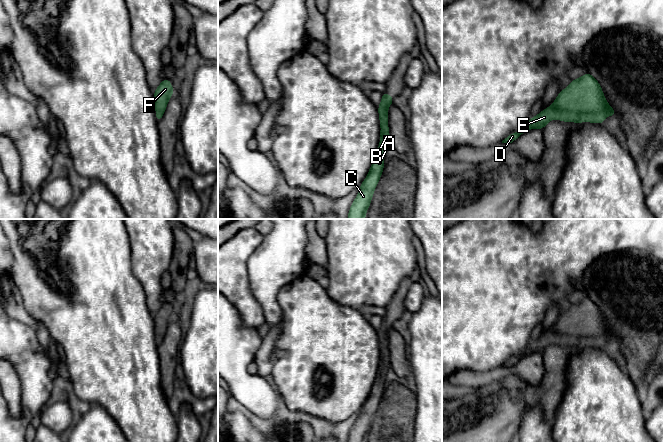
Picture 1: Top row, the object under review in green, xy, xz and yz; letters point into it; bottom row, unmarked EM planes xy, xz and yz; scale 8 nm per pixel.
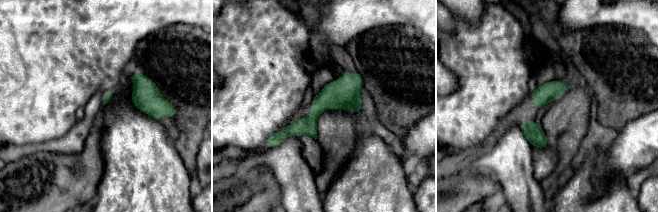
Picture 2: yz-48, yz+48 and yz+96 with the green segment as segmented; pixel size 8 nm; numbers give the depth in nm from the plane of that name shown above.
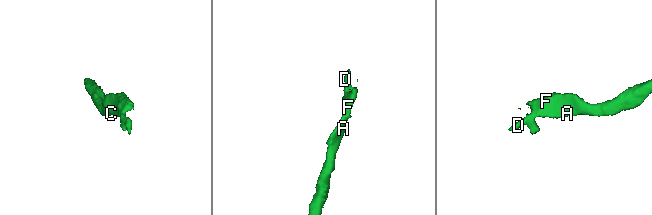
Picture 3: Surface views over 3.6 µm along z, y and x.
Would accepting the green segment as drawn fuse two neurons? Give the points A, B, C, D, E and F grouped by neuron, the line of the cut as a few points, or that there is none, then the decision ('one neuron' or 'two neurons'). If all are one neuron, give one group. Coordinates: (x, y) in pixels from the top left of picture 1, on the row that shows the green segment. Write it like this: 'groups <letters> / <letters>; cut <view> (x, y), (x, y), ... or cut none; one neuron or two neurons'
groups A B C D E F; cut none; one neuron

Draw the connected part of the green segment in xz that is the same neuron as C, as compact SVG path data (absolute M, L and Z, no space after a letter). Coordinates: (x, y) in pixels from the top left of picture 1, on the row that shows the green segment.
M385 91L382 94L382 100L378 106L381 127L378 150L365 180L358 188L359 193L350 207L347 219L365 219L374 190L382 175L385 164L384 155L386 147L390 143L387 110L391 104L393 104L393 96L390 96L387 91Z

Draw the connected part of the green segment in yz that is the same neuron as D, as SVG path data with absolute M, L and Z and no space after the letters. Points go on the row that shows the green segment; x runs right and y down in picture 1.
M588 72L572 80L563 91L559 90L555 101L519 131L510 134L502 143L512 143L532 128L544 130L550 120L563 122L590 122L602 124L606 116L616 116L615 110L607 103L598 81Z

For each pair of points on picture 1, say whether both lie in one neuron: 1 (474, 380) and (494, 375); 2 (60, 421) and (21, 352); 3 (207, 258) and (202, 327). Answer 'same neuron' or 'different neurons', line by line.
1: same neuron
2: different neurons
3: different neurons

